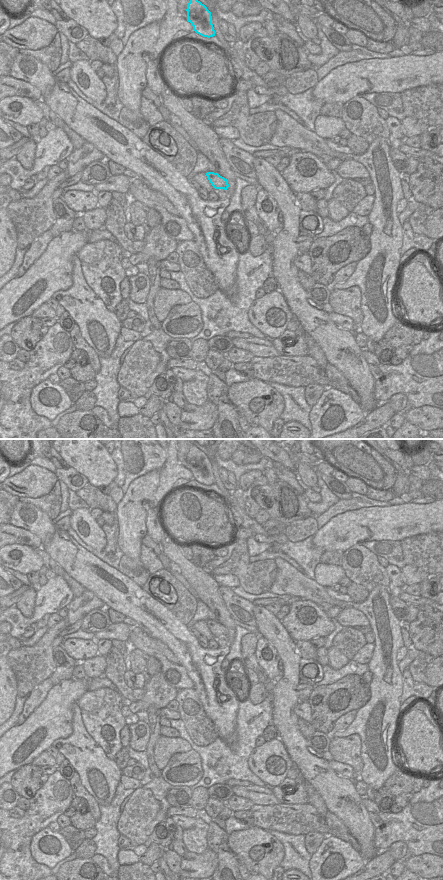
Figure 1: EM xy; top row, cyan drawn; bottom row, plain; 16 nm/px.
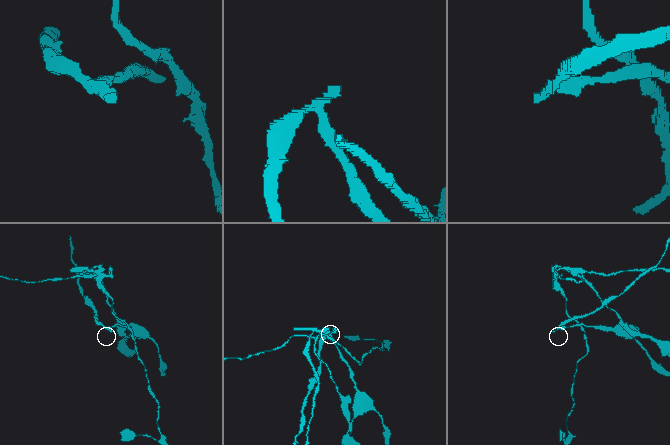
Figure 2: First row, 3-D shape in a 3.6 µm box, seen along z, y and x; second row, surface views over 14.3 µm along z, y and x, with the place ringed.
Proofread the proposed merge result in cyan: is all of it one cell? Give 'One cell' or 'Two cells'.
Two cells.

